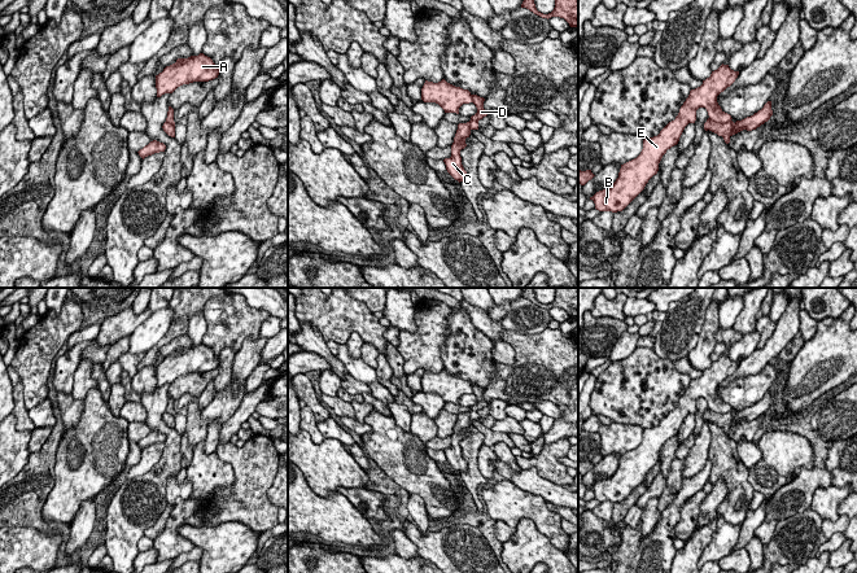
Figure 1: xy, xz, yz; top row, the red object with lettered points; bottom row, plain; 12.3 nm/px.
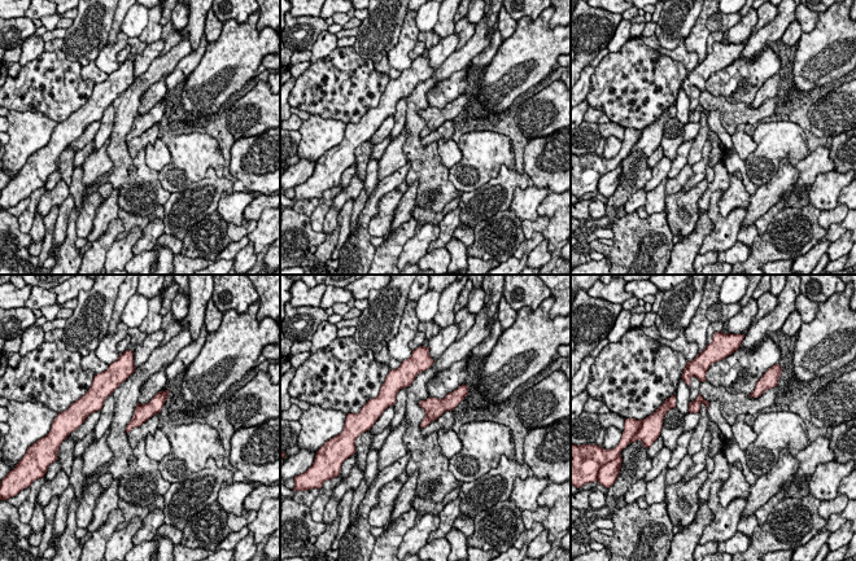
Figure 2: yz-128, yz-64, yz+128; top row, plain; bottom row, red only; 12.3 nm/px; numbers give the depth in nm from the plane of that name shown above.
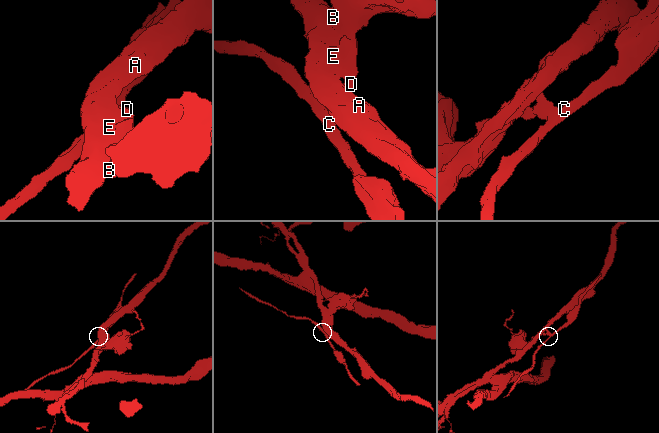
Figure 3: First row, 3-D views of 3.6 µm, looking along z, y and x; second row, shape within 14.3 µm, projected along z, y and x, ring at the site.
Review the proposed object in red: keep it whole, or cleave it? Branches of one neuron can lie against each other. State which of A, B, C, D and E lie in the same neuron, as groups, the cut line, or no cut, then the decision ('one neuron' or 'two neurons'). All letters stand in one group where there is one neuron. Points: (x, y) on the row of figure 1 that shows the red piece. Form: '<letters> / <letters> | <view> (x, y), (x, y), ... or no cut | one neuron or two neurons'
A B E / C D | yz (709, 117), (718, 122), (730, 121) | two neurons

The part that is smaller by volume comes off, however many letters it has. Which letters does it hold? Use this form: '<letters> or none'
C, D

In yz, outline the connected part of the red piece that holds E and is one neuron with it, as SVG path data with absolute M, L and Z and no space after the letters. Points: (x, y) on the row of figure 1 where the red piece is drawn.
M722 64L712 71L709 78L703 80L700 87L691 89L675 119L669 122L657 136L644 139L640 154L621 165L616 181L609 188L594 194L595 209L612 213L622 211L657 174L663 156L678 144L685 127L688 123L695 123L699 108L705 108L709 118L718 123L731 121L731 115L718 105L717 96L730 87L738 75L739 71Z

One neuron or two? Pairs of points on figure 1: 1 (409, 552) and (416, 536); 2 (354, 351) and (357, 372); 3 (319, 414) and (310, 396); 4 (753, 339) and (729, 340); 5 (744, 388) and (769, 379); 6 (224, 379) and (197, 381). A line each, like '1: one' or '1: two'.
1: two
2: two
3: one
4: two
5: one
6: two

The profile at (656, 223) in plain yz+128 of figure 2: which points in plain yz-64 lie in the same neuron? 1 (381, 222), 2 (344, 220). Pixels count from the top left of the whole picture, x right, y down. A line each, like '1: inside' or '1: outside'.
1: outside
2: outside

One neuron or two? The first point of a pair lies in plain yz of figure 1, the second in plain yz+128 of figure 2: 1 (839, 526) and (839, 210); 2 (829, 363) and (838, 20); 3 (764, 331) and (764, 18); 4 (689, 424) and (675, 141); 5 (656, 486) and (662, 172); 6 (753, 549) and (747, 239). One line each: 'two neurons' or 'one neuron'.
1: one neuron
2: one neuron
3: one neuron
4: two neurons
5: one neuron
6: one neuron

